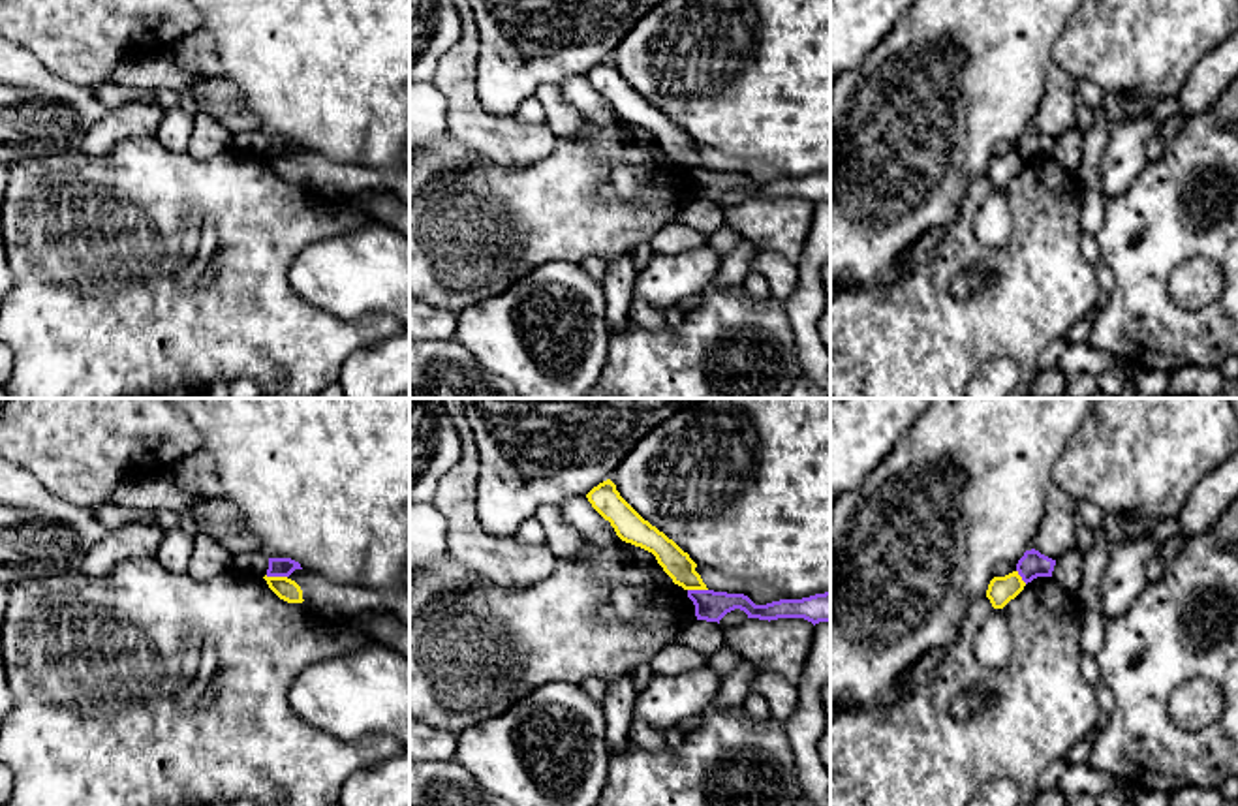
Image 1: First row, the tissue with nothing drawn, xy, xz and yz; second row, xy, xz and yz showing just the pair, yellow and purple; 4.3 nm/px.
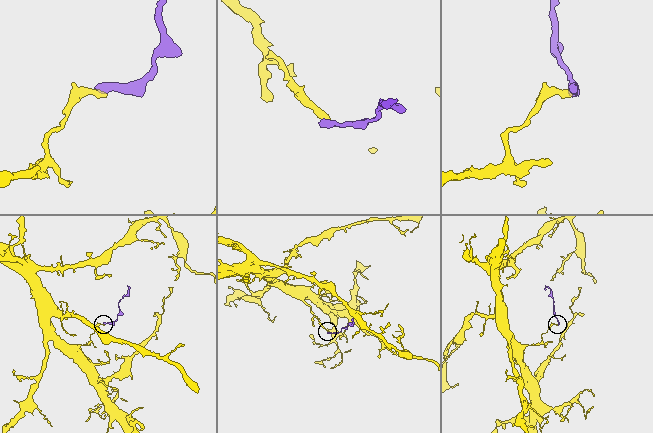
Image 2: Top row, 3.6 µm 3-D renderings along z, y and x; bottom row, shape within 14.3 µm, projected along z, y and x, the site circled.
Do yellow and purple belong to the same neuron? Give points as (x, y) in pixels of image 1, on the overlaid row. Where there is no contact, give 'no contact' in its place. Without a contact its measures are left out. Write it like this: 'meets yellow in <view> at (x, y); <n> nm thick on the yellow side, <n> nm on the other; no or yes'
meets yellow in xy at (277, 577); 90 nm thick on the yellow side, 80 nm on the other; no

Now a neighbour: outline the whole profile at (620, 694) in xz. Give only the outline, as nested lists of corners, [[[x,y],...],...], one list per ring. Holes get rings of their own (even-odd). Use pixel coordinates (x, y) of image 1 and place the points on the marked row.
[[[624,674],[607,684],[601,706],[607,721],[609,752],[618,753],[631,746],[629,727],[633,721],[635,699],[637,690],[631,674]]]

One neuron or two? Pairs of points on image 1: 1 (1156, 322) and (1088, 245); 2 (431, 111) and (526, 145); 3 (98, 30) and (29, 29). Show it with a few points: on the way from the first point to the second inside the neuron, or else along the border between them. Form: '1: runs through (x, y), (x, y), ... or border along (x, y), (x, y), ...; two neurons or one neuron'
1: border along (1092, 235), (1098, 247), (1096, 258); two neurons
2: border along (429, 81), (446, 100), (448, 134); two neurons
3: runs through (81, 29), (46, 29); one neuron

